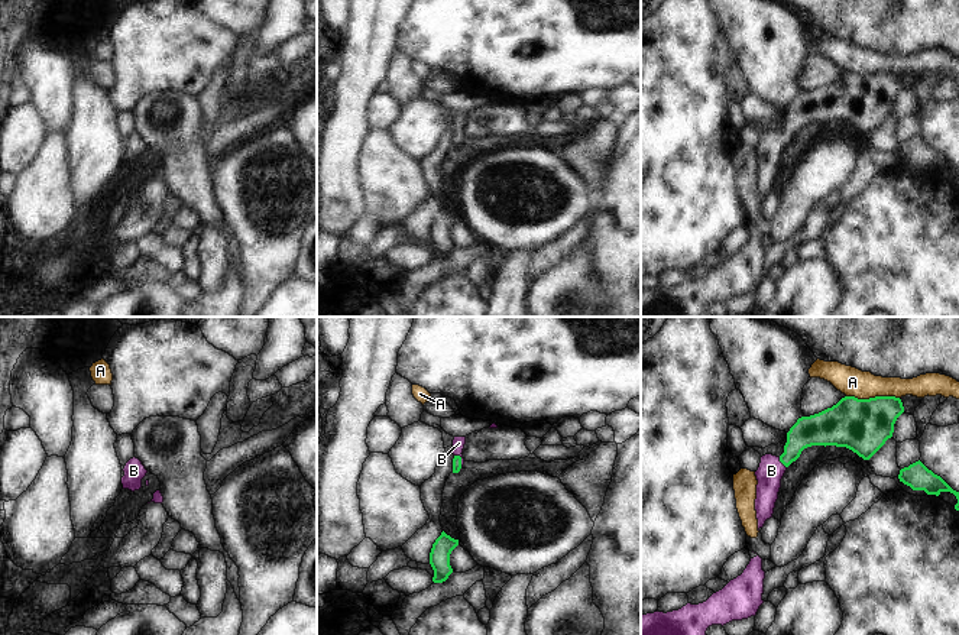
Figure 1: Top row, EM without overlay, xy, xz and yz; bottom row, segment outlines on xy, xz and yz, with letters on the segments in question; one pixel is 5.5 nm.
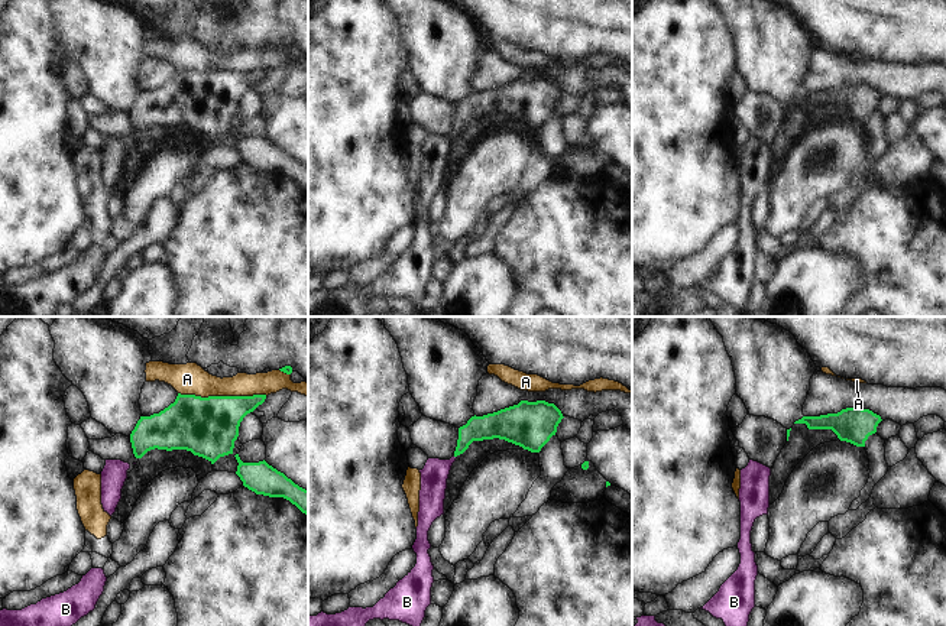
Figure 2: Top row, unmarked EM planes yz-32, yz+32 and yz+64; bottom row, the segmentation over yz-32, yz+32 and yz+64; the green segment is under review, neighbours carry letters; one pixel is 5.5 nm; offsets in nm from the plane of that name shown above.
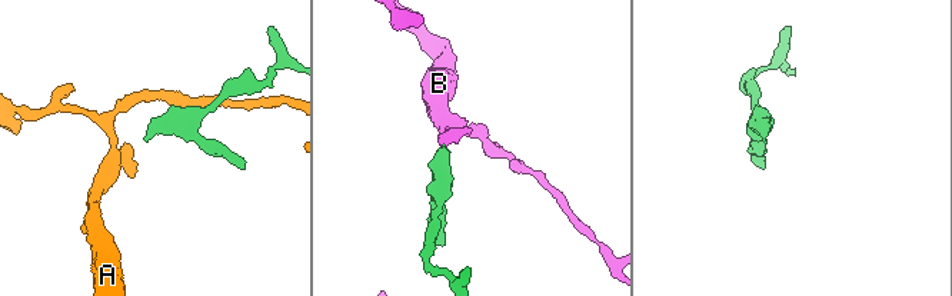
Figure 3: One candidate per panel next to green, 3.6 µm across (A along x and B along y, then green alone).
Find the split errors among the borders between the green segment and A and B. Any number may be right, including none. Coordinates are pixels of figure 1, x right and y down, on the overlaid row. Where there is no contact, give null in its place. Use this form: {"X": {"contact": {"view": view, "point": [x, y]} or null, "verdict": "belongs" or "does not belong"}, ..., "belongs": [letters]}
{"A": {"contact": {"view": "yz", "point": [872, 398]}, "verdict": "does not belong"}, "B": {"contact": {"view": "xz", "point": [460, 459]}, "verdict": "belongs"}, "belongs": ["B"]}

